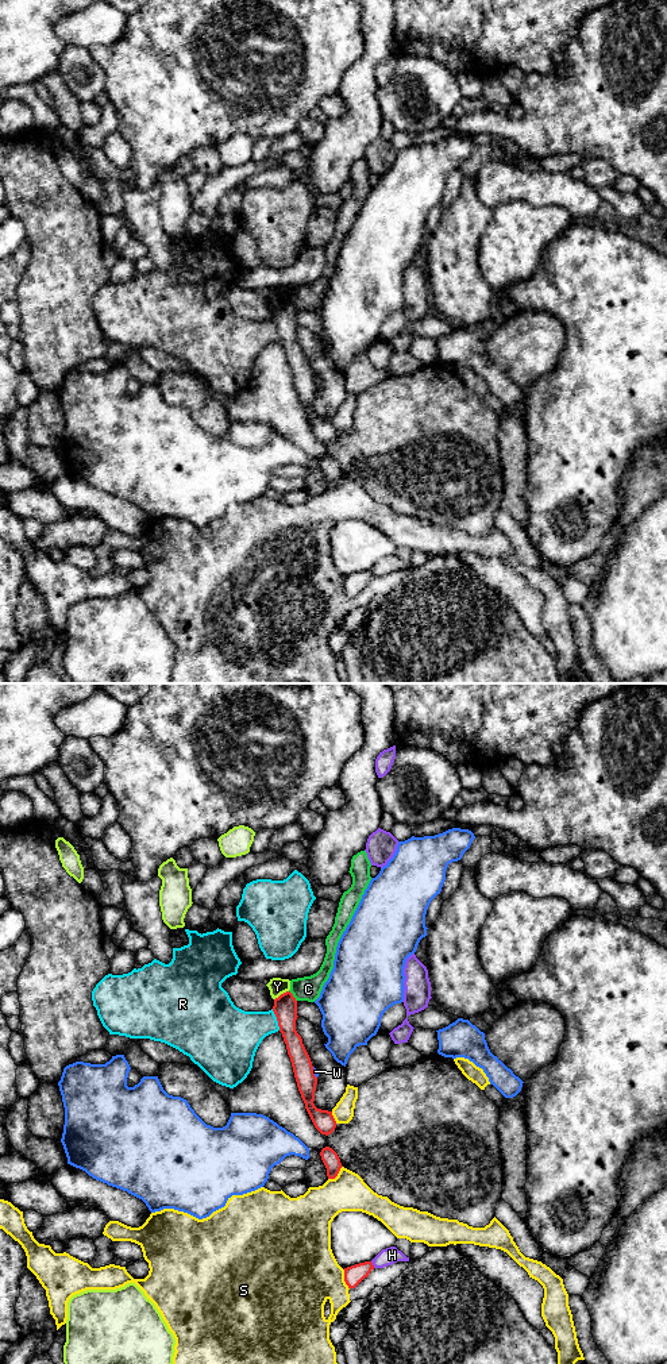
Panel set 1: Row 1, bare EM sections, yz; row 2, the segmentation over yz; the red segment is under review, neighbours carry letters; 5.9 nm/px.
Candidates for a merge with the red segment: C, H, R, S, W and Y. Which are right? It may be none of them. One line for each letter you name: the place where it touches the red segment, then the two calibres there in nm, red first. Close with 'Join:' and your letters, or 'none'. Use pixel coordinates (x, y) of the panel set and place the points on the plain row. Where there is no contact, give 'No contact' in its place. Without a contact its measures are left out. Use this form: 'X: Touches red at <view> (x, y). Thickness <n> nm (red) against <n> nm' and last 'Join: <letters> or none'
Join: none

